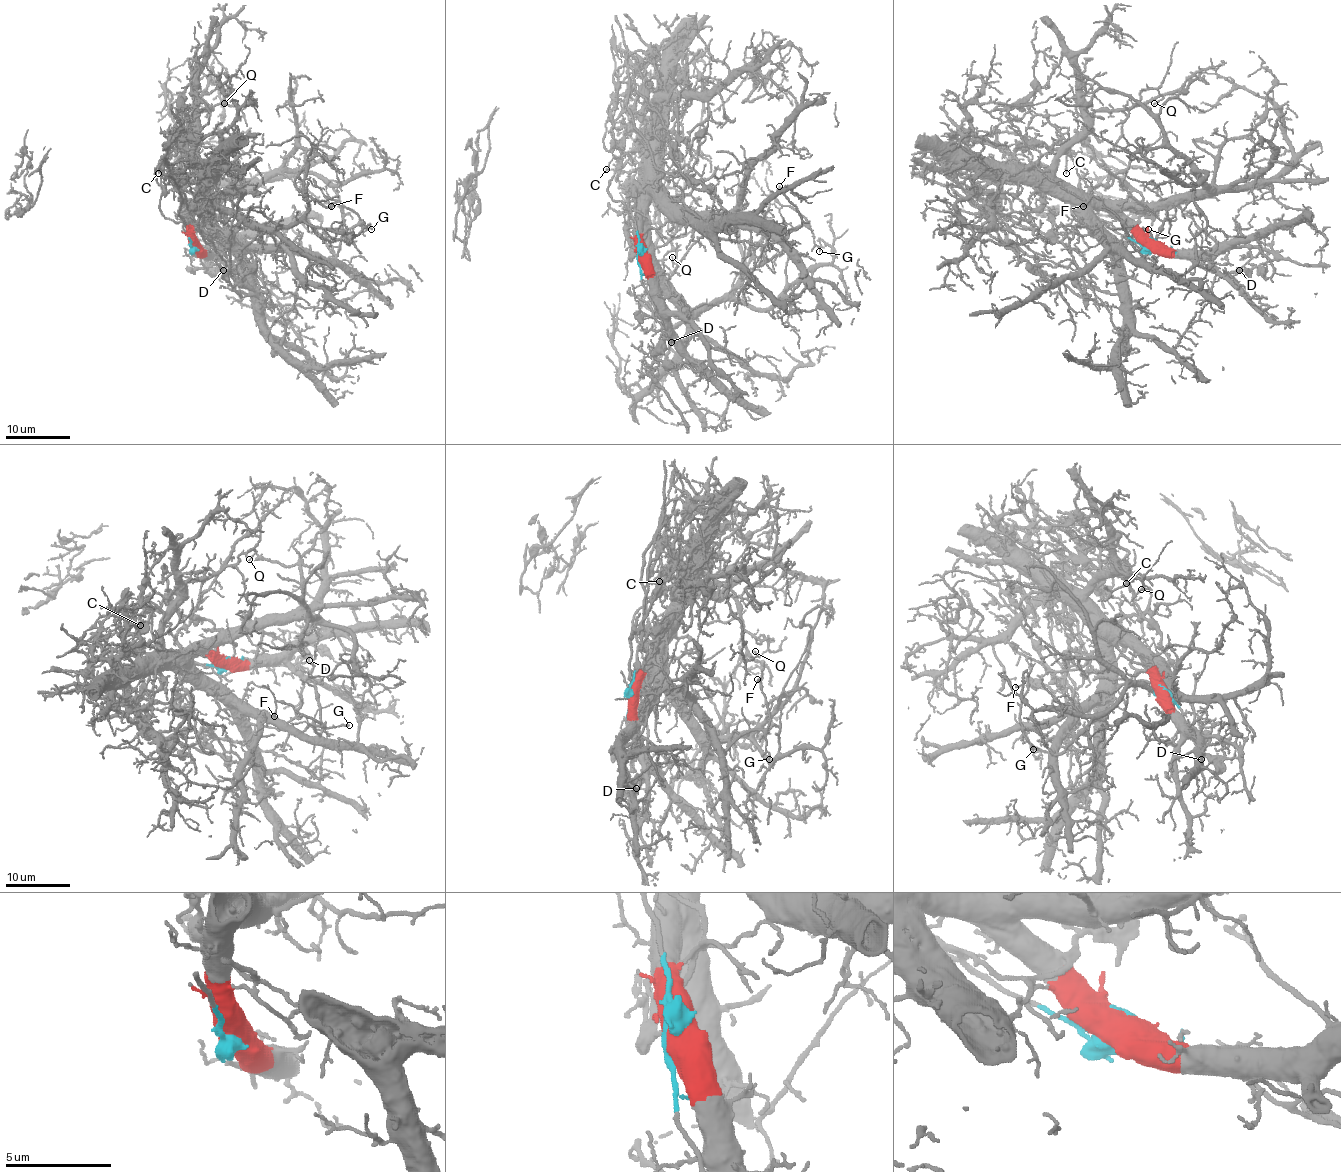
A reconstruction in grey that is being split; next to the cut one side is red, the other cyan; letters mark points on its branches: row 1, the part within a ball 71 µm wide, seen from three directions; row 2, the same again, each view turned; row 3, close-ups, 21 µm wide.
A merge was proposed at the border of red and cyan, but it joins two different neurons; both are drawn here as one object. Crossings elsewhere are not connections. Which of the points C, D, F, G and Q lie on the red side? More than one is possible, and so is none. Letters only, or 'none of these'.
F, G, Q

